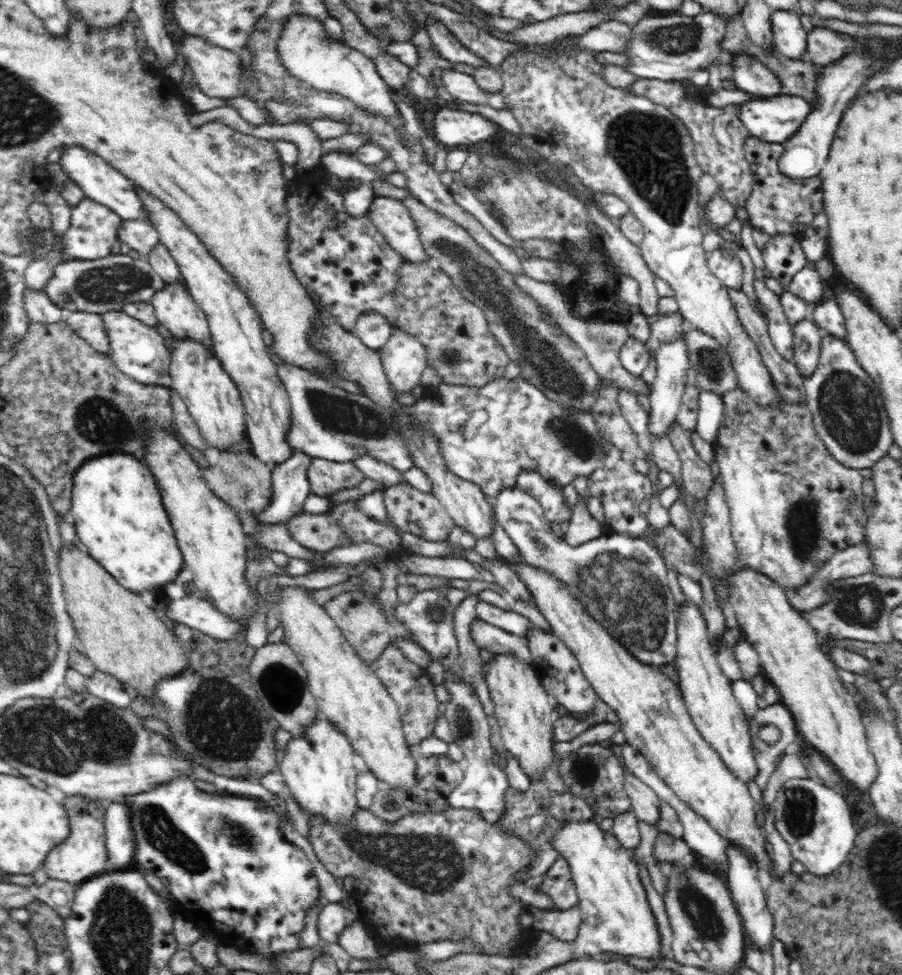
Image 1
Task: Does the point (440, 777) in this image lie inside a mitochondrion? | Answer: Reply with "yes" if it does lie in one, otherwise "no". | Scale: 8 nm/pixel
no

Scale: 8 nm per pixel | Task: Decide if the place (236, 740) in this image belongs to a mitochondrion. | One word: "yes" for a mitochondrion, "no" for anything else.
yes

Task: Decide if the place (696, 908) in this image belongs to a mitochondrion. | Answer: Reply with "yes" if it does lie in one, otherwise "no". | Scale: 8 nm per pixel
yes

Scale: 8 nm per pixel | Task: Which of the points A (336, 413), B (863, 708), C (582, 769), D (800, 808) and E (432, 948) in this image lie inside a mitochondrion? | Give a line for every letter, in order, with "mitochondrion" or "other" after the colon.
A: mitochondrion
B: other
C: mitochondrion
D: mitochondrion
E: other

